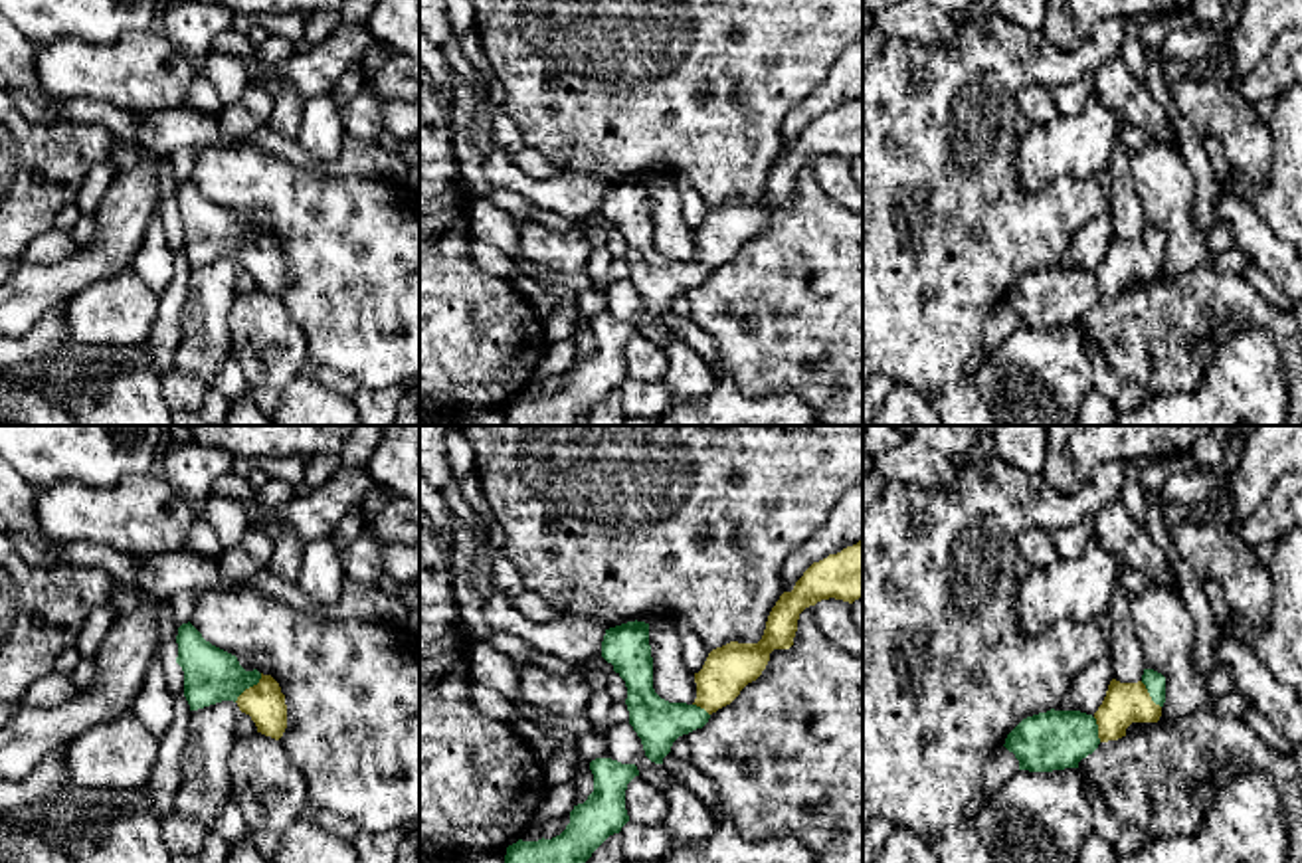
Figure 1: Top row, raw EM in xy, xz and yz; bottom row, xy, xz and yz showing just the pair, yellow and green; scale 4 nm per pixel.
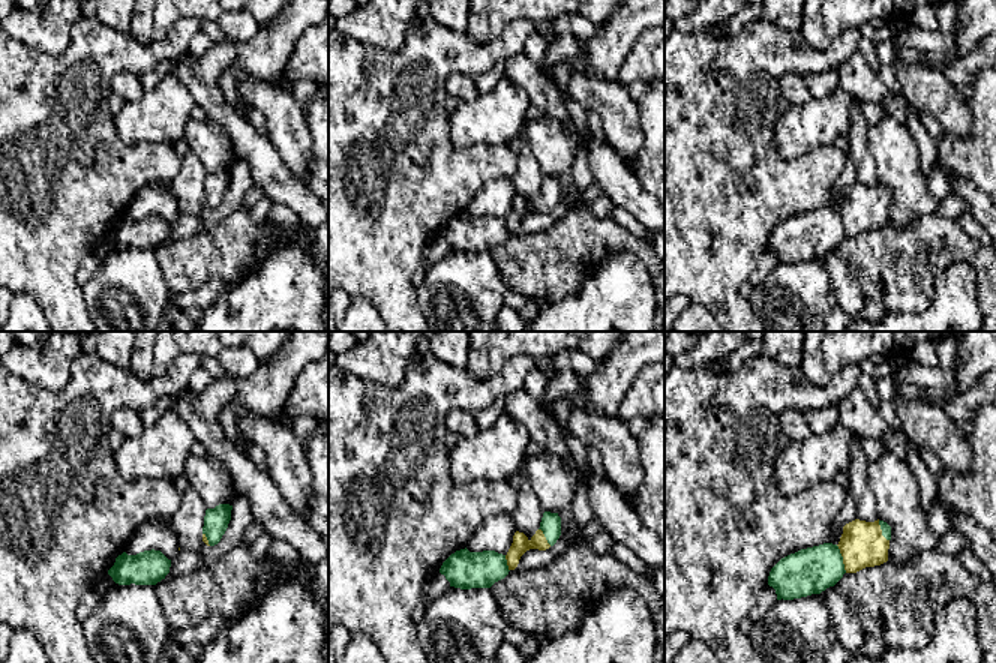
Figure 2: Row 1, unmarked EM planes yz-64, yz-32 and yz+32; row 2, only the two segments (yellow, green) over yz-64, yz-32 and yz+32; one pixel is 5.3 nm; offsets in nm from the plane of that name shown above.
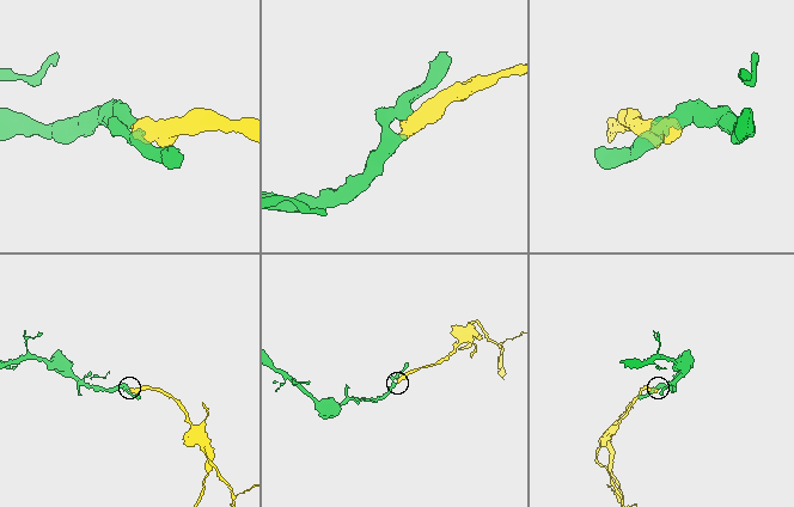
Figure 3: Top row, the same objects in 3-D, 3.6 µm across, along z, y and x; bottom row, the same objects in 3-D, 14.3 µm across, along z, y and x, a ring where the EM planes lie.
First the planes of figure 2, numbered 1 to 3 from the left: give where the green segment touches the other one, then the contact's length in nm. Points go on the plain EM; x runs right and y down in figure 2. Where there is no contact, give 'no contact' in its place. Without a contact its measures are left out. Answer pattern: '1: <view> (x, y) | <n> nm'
1: yz-64 (206, 203) | 80 nm
2: yz-32 (545, 201) | 120 nm
3: yz+32 (843, 222) | 160 nm

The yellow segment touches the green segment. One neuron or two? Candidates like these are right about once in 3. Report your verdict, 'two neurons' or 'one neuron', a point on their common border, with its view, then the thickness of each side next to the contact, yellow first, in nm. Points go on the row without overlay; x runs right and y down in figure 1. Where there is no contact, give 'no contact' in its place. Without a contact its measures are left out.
one neuron; contact xy (250, 244); calibres 160 and 220 nm

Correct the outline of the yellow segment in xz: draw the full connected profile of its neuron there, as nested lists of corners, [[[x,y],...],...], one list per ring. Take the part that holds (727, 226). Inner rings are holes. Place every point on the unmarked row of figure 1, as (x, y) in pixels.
[[[863,97],[813,119],[793,146],[780,152],[758,200],[730,198],[712,206],[695,230],[693,261],[669,259],[655,249],[649,180],[635,176],[605,186],[602,214],[625,238],[629,281],[641,295],[645,313],[663,321],[679,293],[702,285],[712,269],[730,261],[762,232],[774,206],[793,202],[799,170],[829,154],[849,160],[863,154]]]

